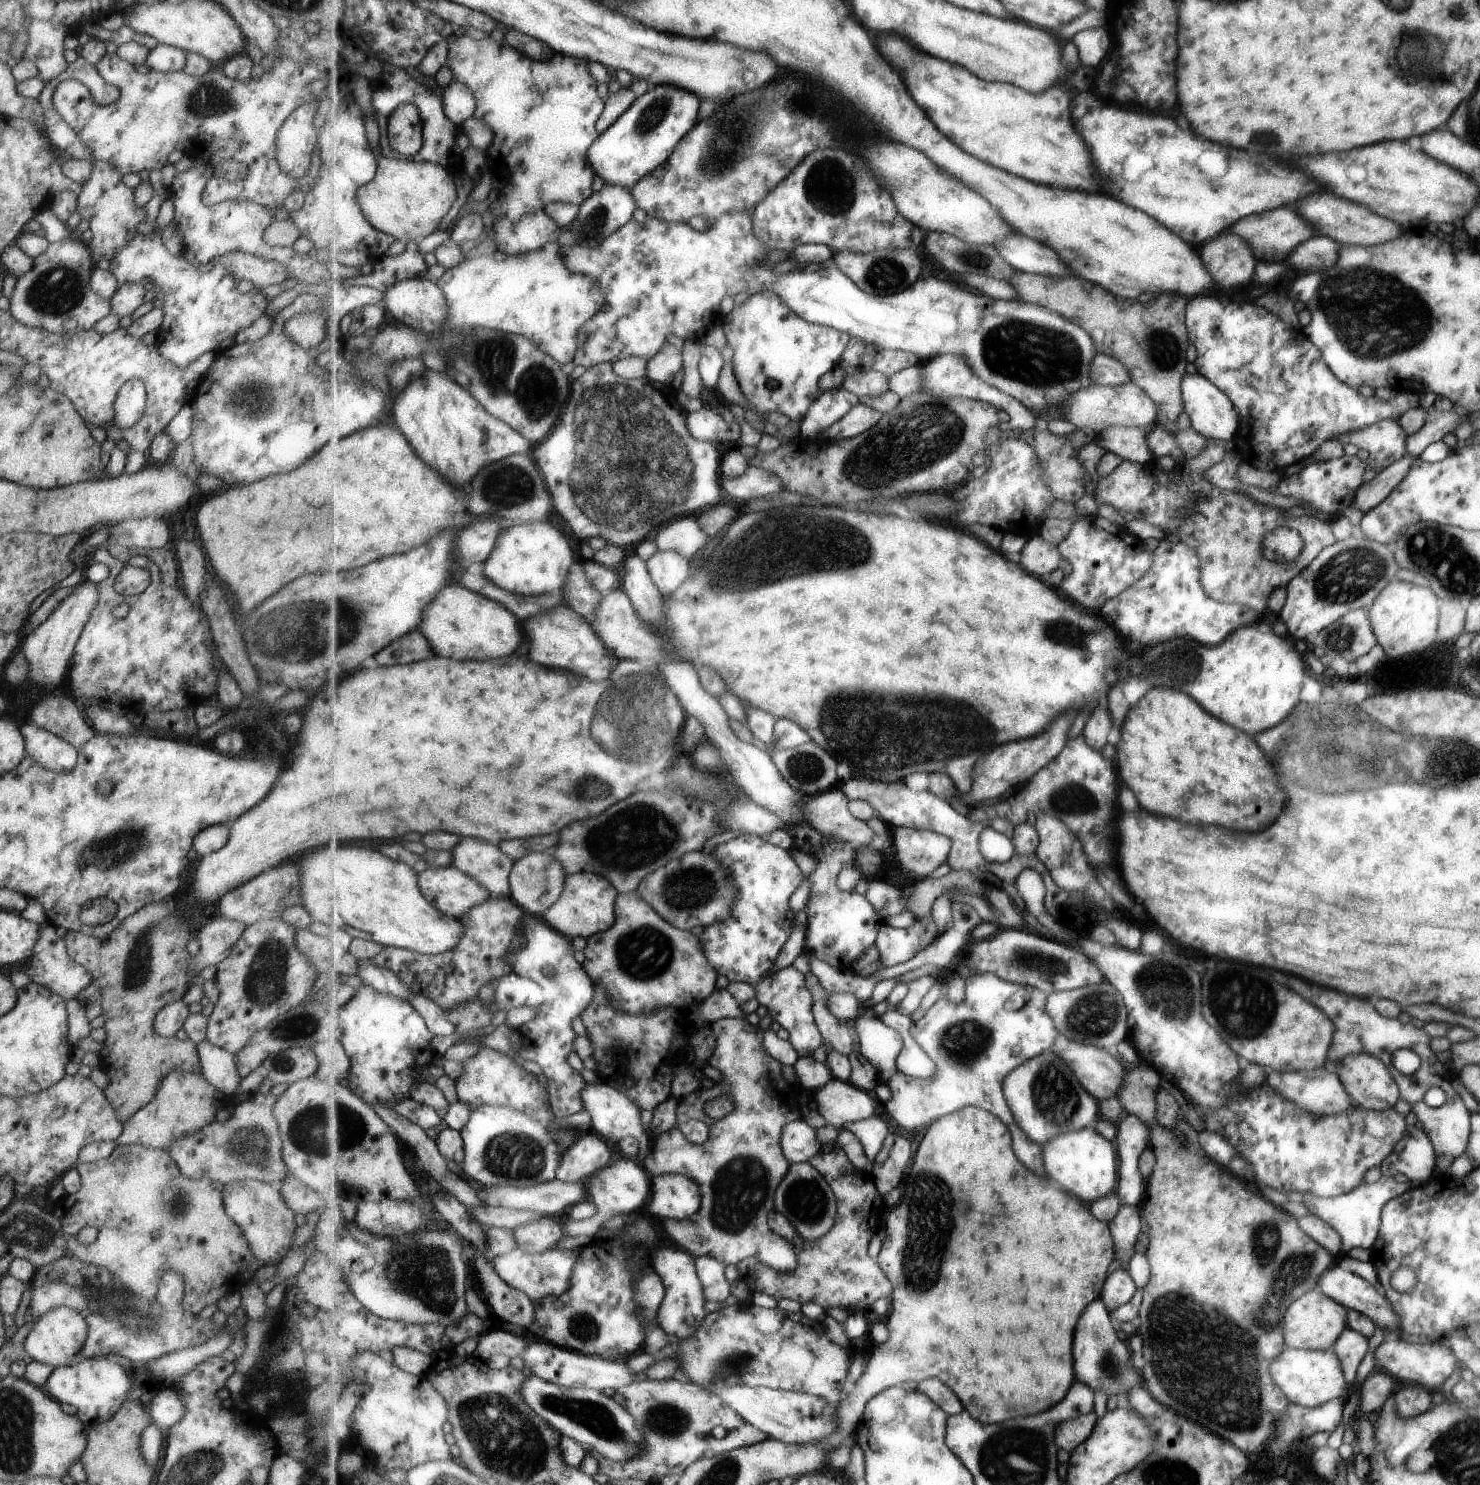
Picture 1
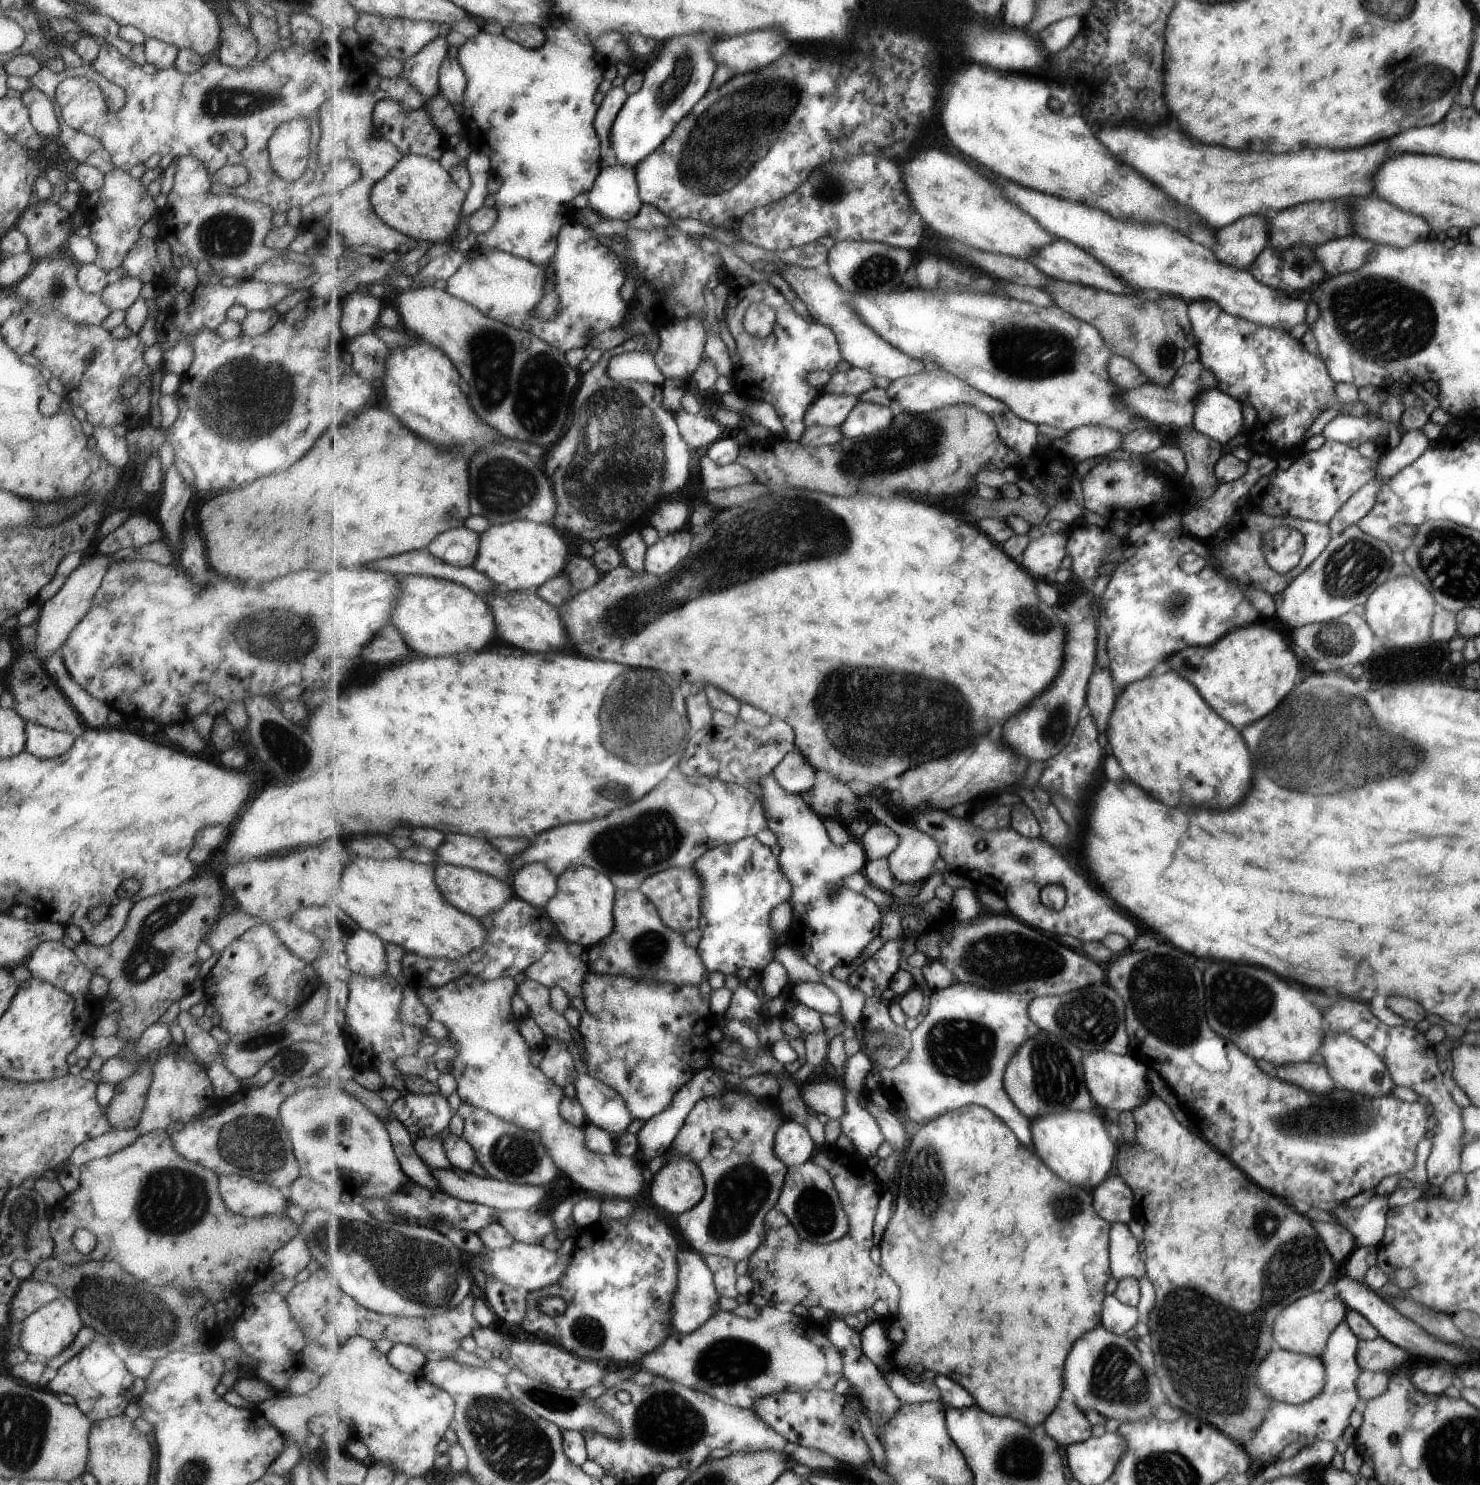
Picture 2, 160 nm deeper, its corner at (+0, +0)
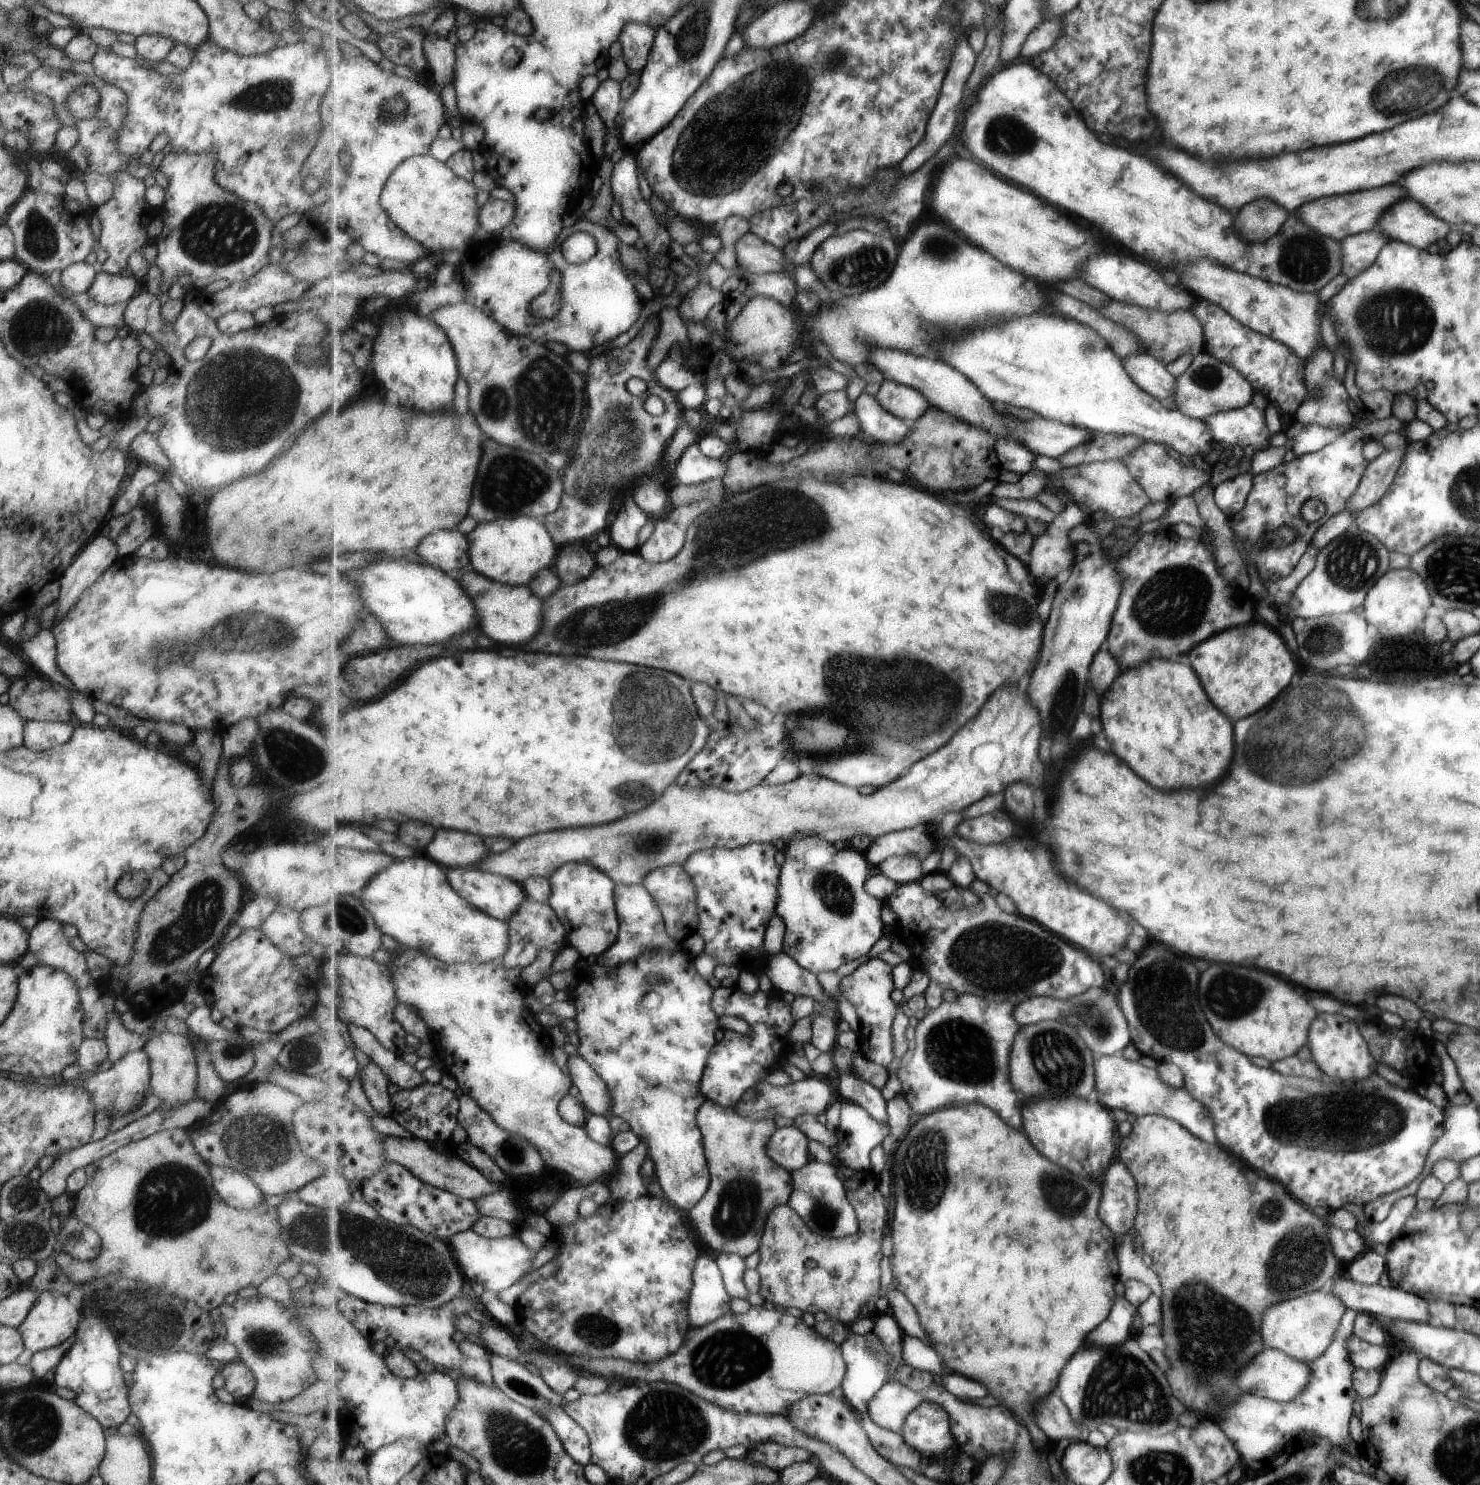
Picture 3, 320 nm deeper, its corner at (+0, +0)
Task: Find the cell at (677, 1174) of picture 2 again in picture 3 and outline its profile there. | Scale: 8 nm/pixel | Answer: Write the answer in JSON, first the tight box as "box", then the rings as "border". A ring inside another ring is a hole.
{"box":[570,946,722,1210],"border":[[[681,946],[675,947],[672,951],[649,951],[645,952],[643,956],[637,956],[637,960],[629,960],[629,964],[623,966],[614,966],[613,968],[605,968],[601,964],[593,964],[591,970],[584,967],[579,971],[579,984],[577,988],[570,992],[571,995],[577,995],[573,998],[573,1005],[576,1010],[575,1021],[577,1022],[577,1035],[579,1042],[573,1049],[575,1053],[581,1055],[593,1068],[603,1077],[603,1080],[608,1084],[610,1095],[614,1107],[610,1112],[610,1117],[618,1116],[627,1121],[630,1128],[635,1131],[642,1139],[648,1142],[649,1158],[656,1162],[657,1176],[659,1182],[667,1194],[667,1198],[681,1210],[691,1210],[695,1204],[699,1204],[699,1200],[707,1194],[711,1183],[711,1173],[709,1170],[708,1160],[704,1149],[704,1136],[701,1127],[698,1125],[697,1117],[701,1105],[708,1100],[708,1098],[701,1092],[700,1084],[704,1078],[704,1070],[708,1064],[709,1055],[712,1054],[712,1048],[716,1046],[717,1028],[722,1028],[720,1024],[720,1017],[715,1009],[712,1007],[712,1000],[714,989],[708,980],[698,971],[694,964],[694,956],[689,951],[685,951]],[[649,992],[656,992],[661,996],[659,1008],[655,1007],[653,1010],[643,1006],[643,996]]]}

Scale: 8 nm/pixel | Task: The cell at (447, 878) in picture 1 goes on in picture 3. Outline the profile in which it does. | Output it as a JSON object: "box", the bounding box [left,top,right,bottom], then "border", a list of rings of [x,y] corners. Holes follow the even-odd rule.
{"box":[448,867,527,922],"border":[[[456,867],[449,868],[448,877],[449,882],[462,897],[497,919],[509,922],[518,914],[521,905],[527,900],[523,885],[503,875],[494,875],[477,868]]]}

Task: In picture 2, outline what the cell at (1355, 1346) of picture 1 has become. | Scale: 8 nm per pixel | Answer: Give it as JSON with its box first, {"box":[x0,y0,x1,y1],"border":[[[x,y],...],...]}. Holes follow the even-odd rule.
{"box":[1242,1320,1361,1460],"border":[[[1341,1320],[1328,1336],[1327,1346],[1319,1356],[1325,1368],[1323,1390],[1319,1395],[1296,1405],[1271,1400],[1261,1424],[1255,1430],[1255,1435],[1242,1444],[1249,1456],[1253,1456],[1255,1460],[1273,1460],[1291,1442],[1299,1442],[1305,1447],[1317,1440],[1327,1440],[1333,1443],[1339,1452],[1349,1446],[1341,1440],[1341,1434],[1357,1402],[1356,1378],[1361,1371],[1356,1363],[1357,1341],[1358,1338],[1351,1332],[1346,1320]]]}

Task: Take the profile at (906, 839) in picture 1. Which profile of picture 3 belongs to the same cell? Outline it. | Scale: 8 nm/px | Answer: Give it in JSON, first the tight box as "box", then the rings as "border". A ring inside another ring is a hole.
{"box":[880,855,923,885],"border":[[[897,855],[885,859],[880,864],[885,876],[900,885],[920,881],[923,876],[923,862],[917,855]]]}

